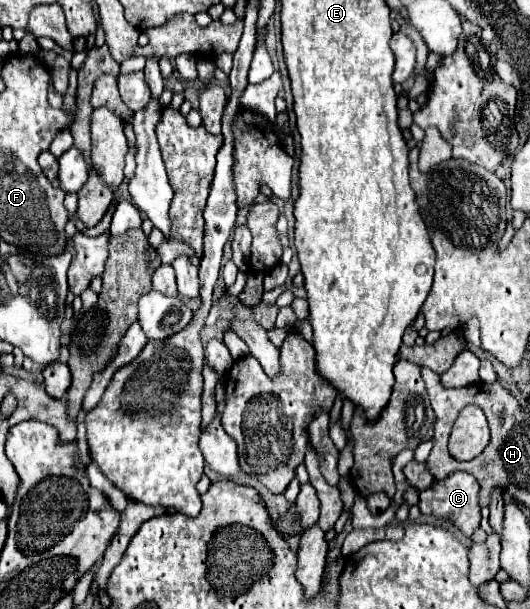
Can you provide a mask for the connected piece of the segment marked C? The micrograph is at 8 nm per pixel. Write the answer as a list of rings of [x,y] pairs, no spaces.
[[[455,472],[451,478],[437,480],[435,488],[419,494],[419,508],[425,516],[439,516],[451,520],[467,536],[471,536],[481,522],[479,482],[469,472]]]

